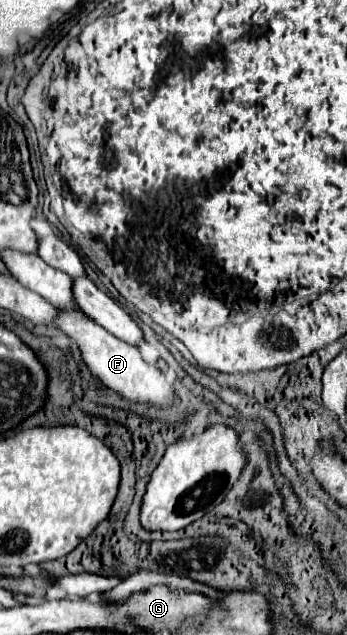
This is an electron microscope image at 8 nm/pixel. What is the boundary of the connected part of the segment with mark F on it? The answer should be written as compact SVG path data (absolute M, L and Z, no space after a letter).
M57 310L57 316L53 318L53 326L57 326L61 332L65 332L69 338L73 338L79 344L85 364L109 388L121 392L125 398L135 400L135 402L145 402L145 404L153 404L153 406L171 404L173 386L167 380L167 376L157 366L145 364L135 346L125 344L123 340L111 336L105 328L101 328L97 322L93 322L81 310Z

